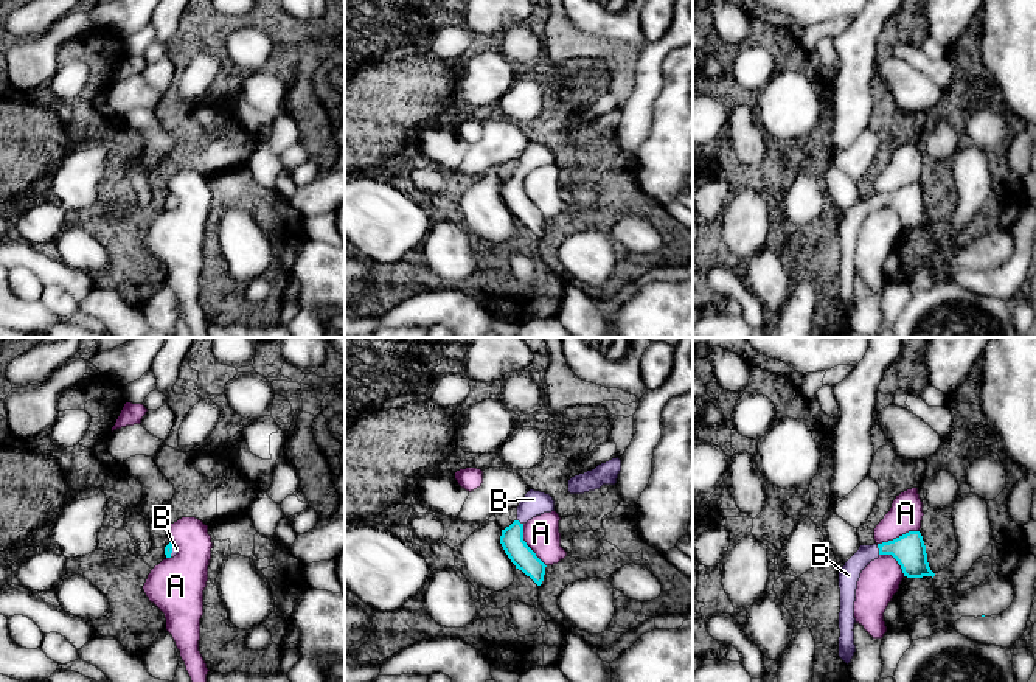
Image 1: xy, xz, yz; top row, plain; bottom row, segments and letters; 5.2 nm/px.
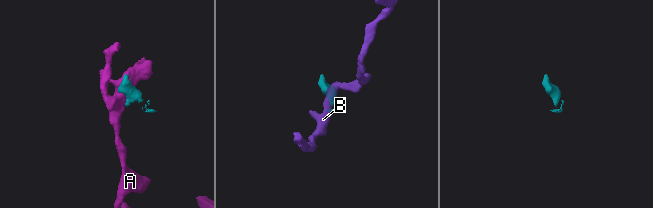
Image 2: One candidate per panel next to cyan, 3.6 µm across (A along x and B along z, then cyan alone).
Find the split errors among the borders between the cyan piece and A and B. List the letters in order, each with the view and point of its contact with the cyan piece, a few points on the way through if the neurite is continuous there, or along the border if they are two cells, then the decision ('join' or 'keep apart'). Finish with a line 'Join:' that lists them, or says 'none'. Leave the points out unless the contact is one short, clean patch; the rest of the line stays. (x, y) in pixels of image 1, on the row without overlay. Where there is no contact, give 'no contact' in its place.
A: xz (527, 198) | keep apart
B: yz (878, 199) | across yz (909, 202), (878, 199), (848, 227) | join
Join: B

